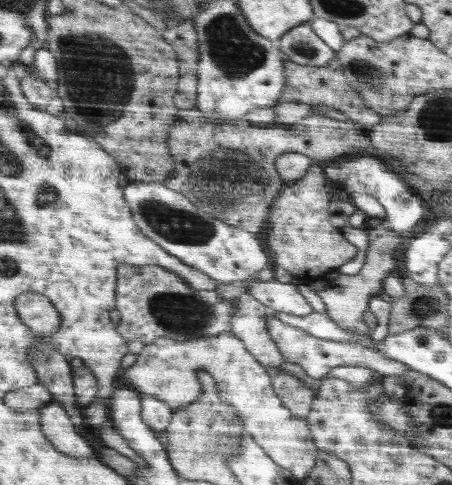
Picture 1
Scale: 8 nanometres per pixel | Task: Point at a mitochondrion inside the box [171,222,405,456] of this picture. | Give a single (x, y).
(225, 423)

